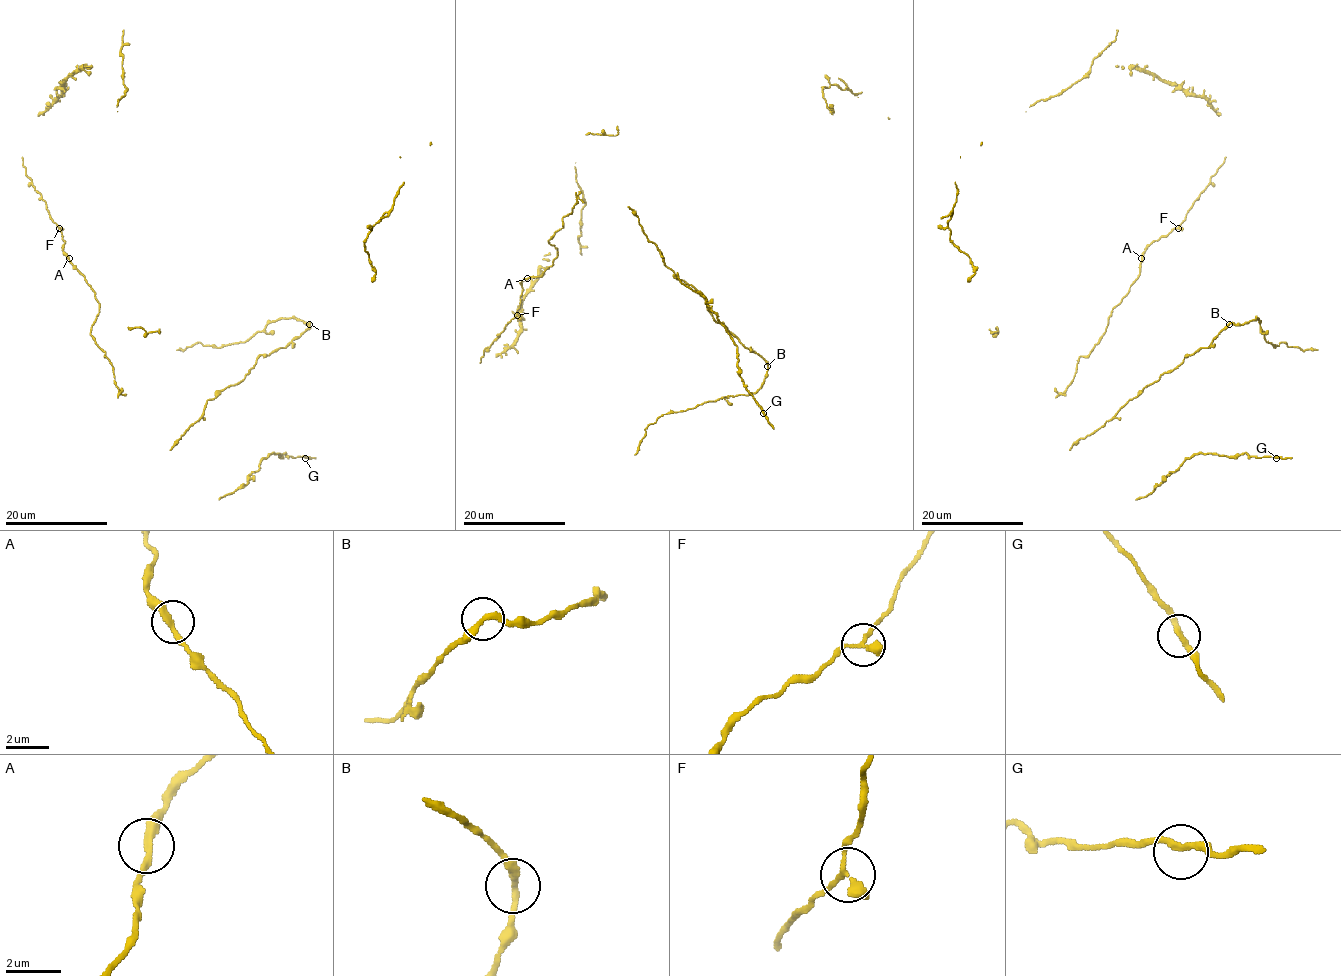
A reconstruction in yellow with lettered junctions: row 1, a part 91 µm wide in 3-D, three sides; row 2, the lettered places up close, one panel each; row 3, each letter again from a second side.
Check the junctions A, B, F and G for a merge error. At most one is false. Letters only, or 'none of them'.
B

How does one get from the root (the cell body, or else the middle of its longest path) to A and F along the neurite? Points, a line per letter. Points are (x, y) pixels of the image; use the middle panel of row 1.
A: (522, 291), (522, 282), (527, 278)
F: (522, 291), (518, 316)

